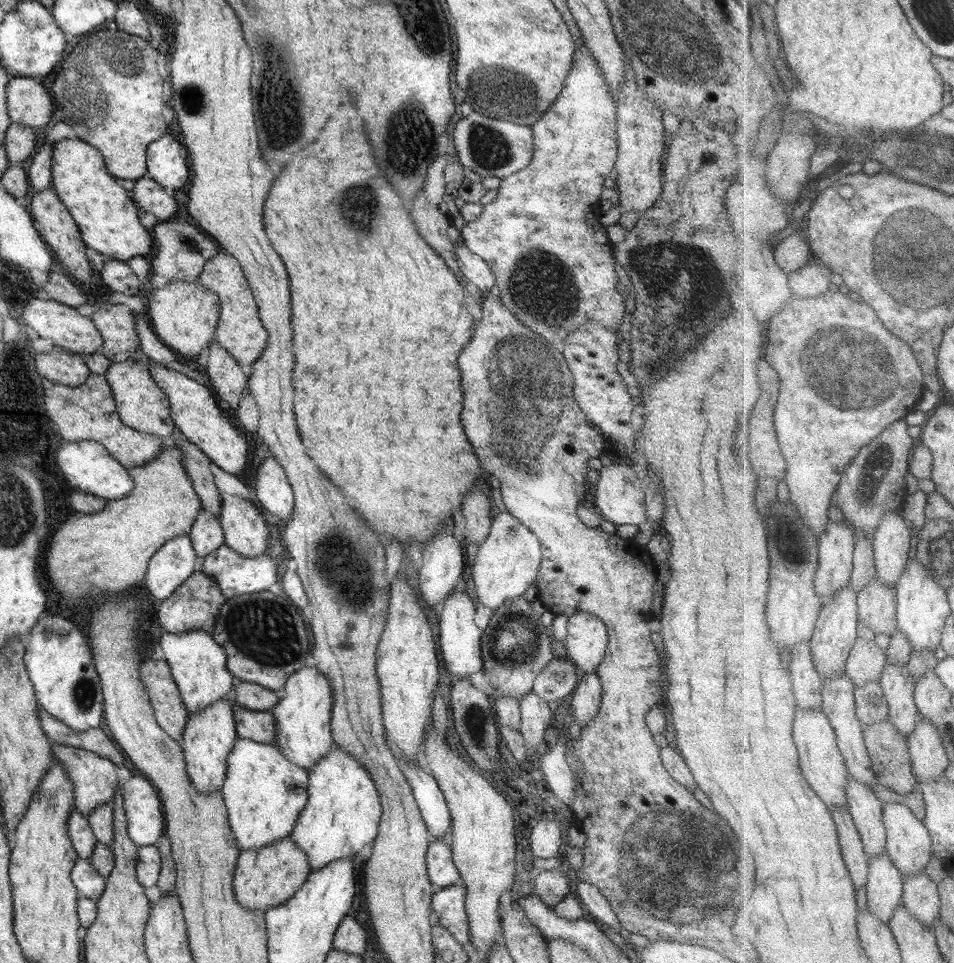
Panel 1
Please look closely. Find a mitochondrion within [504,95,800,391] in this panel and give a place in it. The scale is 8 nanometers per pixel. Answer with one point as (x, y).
(543, 284)

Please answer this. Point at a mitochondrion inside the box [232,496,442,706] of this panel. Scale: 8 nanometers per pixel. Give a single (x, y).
(341, 568)

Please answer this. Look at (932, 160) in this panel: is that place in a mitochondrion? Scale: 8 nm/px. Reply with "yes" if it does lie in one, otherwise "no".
yes

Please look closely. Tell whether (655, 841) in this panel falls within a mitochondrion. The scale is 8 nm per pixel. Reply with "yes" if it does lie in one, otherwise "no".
yes

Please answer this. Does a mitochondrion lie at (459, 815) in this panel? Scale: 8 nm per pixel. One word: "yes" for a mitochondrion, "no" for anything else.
no

